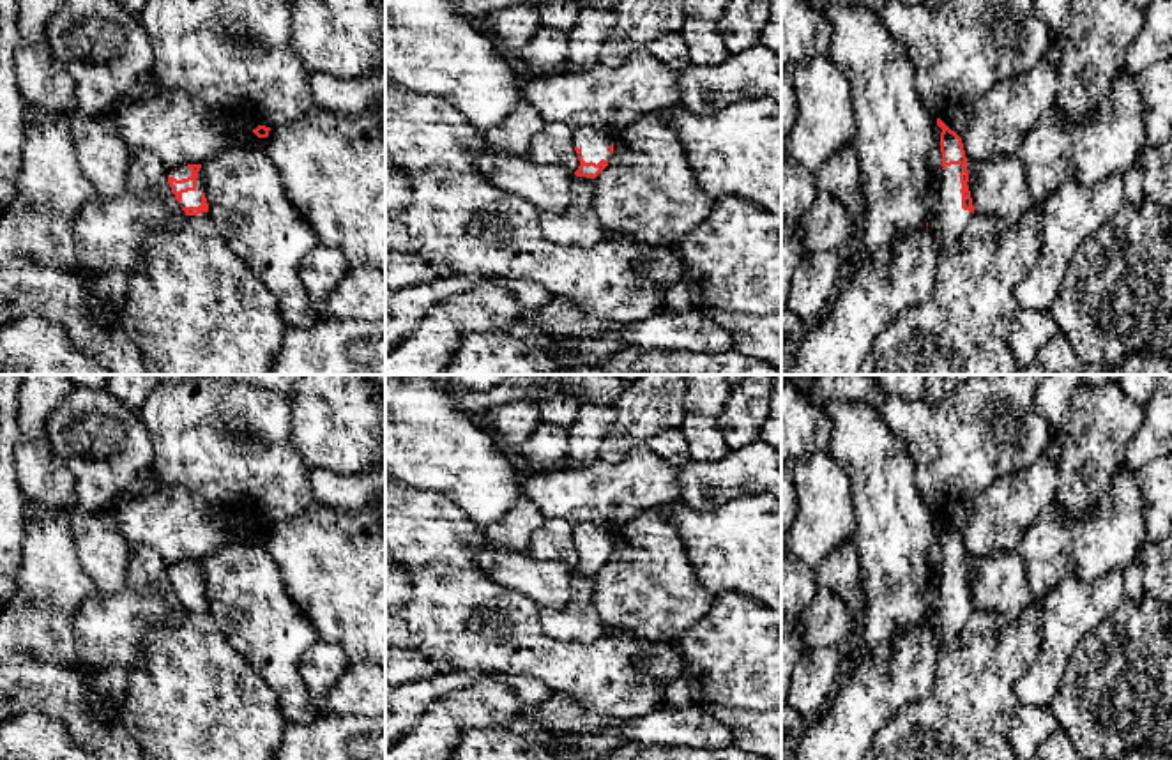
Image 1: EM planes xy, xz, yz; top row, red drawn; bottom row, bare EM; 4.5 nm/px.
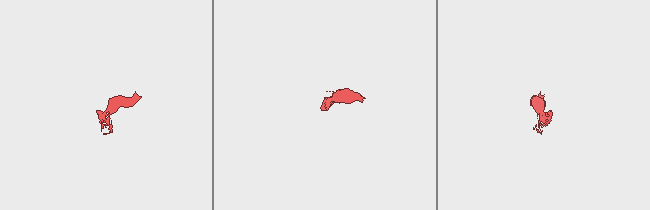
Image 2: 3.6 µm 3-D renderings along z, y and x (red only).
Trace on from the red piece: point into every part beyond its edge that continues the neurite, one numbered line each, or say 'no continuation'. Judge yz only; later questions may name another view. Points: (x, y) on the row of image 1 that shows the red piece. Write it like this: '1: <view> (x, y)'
1: yz (948, 220)

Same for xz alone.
1: xz (594, 145)

